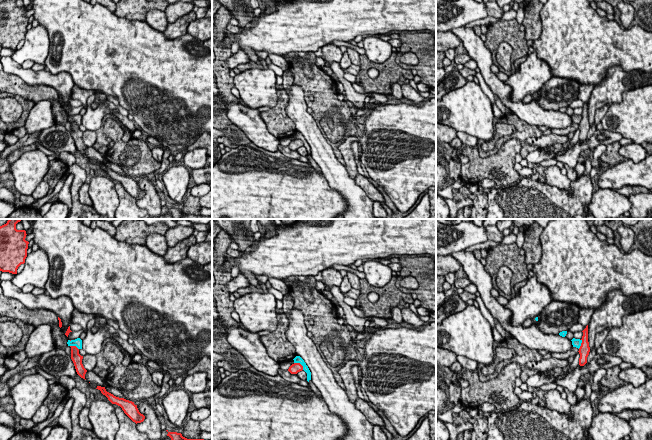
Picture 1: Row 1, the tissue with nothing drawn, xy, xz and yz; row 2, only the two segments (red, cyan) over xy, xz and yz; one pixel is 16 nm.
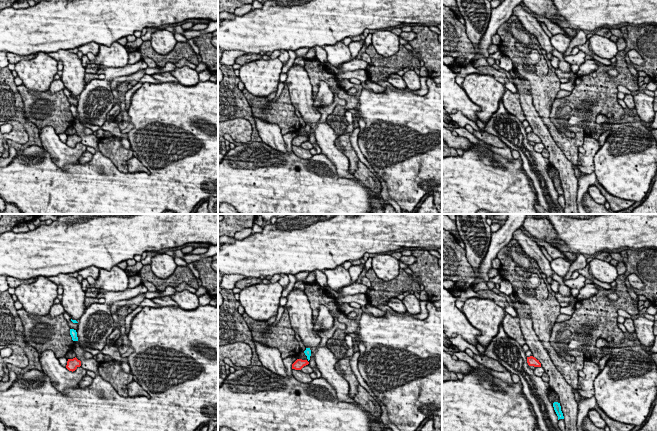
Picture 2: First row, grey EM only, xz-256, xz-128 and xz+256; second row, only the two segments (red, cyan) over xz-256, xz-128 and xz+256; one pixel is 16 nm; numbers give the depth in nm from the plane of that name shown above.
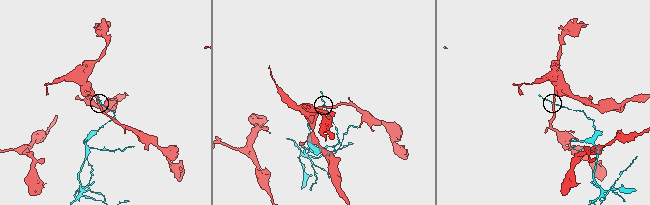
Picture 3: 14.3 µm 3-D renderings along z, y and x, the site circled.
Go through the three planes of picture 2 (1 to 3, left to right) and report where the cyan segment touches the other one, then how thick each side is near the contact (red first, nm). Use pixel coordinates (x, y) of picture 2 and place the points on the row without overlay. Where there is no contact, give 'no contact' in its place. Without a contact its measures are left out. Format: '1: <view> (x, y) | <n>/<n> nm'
1: no contact
2: no contact
3: no contact

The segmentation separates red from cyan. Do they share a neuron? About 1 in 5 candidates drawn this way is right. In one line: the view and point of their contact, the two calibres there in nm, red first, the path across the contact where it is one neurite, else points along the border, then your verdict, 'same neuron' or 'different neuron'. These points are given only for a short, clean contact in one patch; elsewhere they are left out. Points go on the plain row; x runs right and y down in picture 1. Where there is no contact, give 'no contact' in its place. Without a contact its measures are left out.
meets red in xz at (300, 140); 160 nm thick on the red side, 120 nm on the other; border along xz (294, 138), (298, 138), (303, 145); different neuron

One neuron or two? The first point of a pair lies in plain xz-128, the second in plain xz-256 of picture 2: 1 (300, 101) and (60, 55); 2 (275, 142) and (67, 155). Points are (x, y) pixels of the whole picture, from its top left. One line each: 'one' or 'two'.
1: one
2: one

